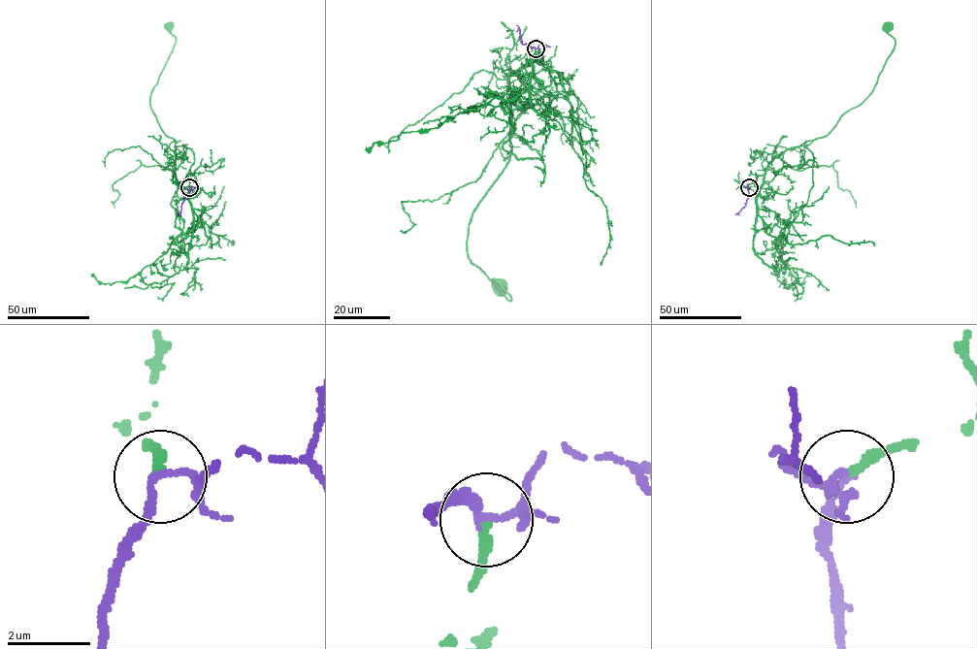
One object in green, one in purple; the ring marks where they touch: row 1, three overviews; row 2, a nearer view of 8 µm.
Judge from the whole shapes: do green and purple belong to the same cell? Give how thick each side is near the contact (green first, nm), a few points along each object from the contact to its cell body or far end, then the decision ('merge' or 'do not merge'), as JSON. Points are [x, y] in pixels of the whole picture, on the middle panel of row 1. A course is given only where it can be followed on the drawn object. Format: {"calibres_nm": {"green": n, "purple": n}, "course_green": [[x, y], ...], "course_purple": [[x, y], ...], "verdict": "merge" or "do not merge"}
{"calibres_nm": {"green": 240, "purple": 170}, "course_green": [[536, 48], [533, 63], [508, 78], [509, 160], [469, 225], [468, 258], [510, 300], [501, 288]], "course_purple": [[536, 48], [522, 44], [516, 25]], "verdict": "merge"}

